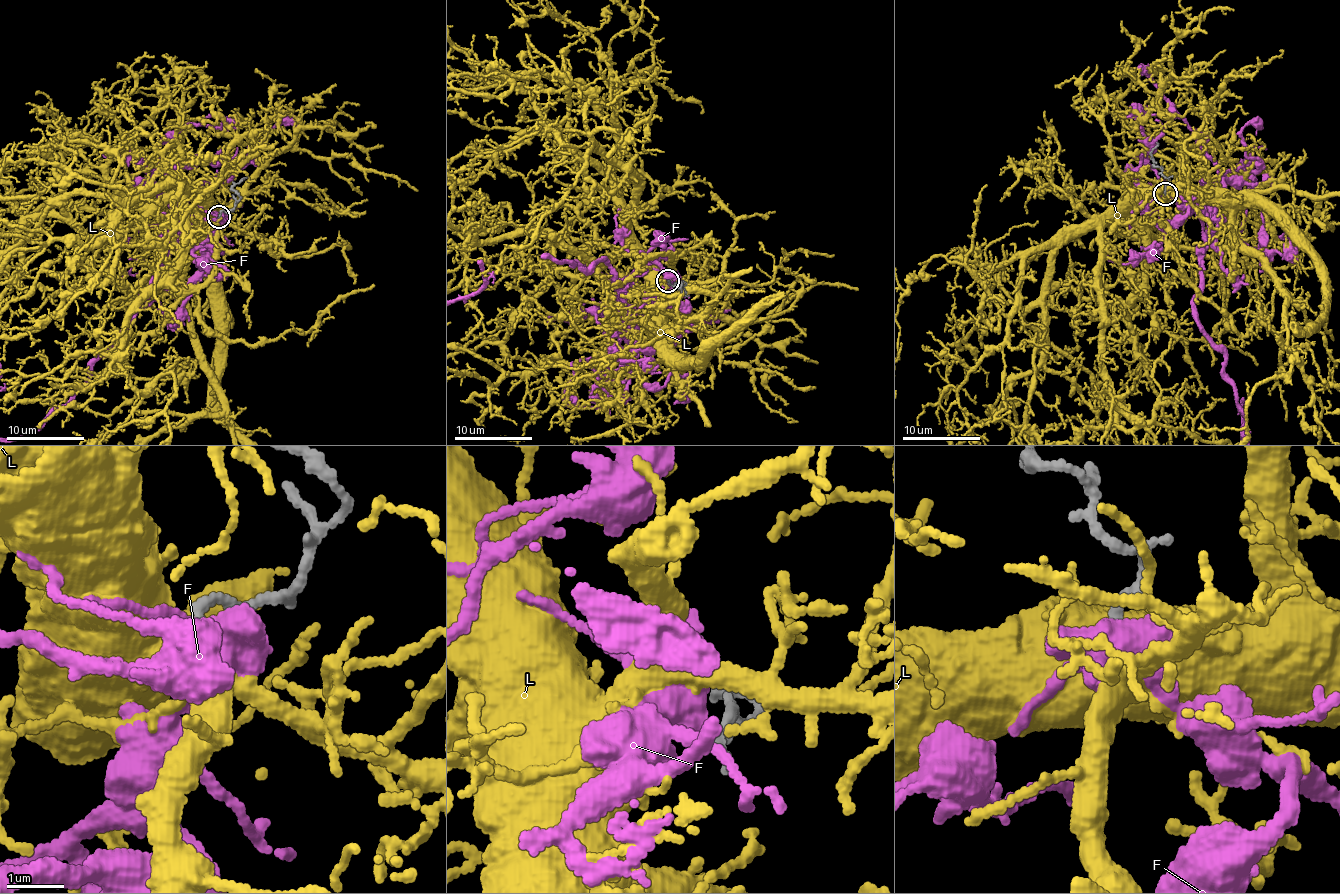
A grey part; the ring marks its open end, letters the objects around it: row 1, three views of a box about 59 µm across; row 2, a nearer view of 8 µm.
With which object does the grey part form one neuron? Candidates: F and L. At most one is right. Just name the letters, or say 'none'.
L

